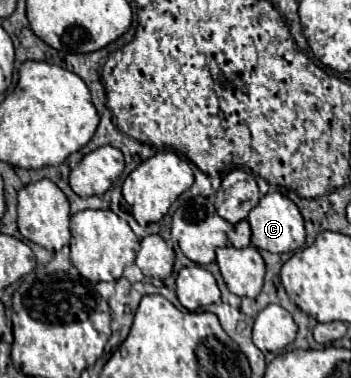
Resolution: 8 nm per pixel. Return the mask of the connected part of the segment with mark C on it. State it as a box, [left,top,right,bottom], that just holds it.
[248,192,306,252]

